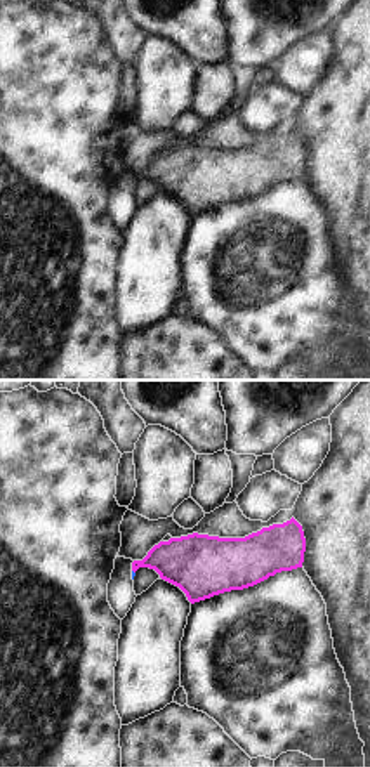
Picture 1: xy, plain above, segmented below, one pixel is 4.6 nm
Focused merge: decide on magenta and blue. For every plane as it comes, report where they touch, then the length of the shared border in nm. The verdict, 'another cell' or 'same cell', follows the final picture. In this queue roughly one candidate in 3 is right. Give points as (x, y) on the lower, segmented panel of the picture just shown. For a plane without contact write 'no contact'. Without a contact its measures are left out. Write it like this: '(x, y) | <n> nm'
no contact

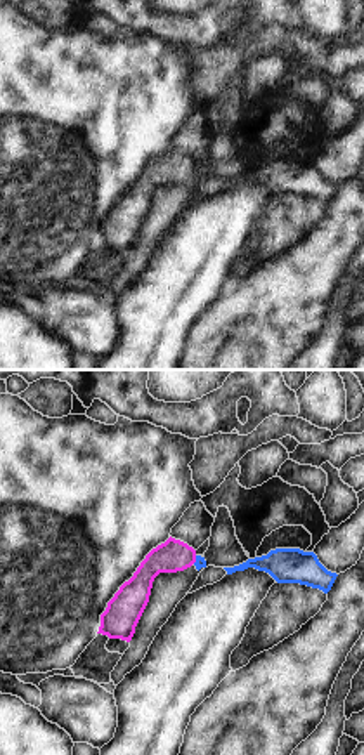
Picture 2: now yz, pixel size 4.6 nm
(194, 559) | 40 nm

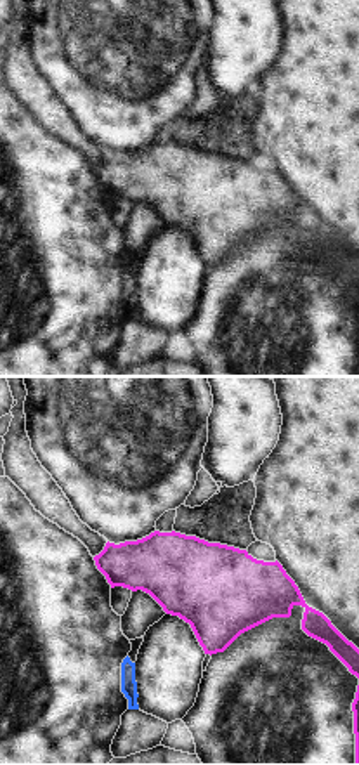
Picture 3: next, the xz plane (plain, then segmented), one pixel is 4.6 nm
no contact

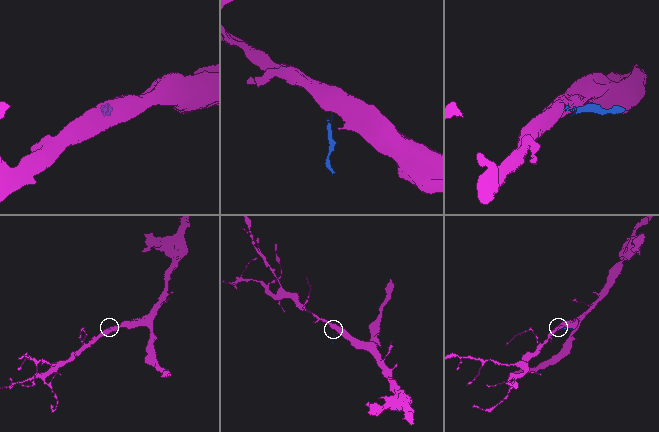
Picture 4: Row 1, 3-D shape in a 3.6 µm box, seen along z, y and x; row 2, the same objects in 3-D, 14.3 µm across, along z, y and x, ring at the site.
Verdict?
another cell

